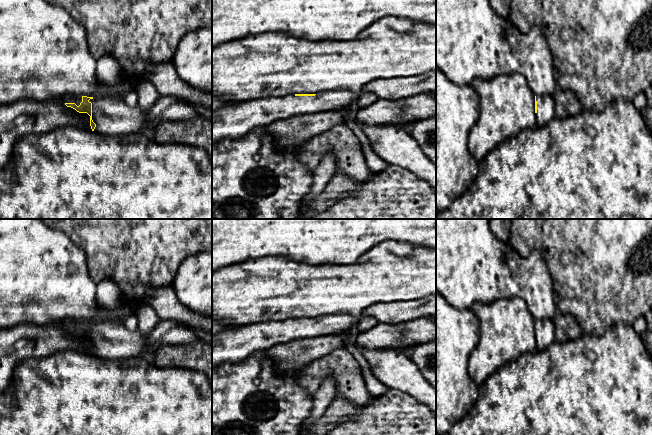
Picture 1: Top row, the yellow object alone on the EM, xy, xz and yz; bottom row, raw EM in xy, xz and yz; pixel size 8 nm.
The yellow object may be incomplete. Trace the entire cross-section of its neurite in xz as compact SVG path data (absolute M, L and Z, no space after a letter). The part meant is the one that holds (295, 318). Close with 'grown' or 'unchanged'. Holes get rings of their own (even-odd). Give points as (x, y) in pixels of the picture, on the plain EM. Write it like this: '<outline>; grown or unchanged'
M436 295L400 303L377 303L366 308L359 318L341 314L238 326L212 336L212 369L223 363L239 364L253 353L267 351L277 344L350 330L366 316L391 325L436 317Z; grown

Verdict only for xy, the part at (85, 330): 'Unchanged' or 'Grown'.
Grown

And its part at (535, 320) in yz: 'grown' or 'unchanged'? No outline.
grown

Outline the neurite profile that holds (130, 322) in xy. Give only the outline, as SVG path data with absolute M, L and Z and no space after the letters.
M136 314L122 315L120 318L106 318L106 319L89 319L90 324L98 322L113 322L114 324L123 325L129 331L137 331L138 329L138 319Z

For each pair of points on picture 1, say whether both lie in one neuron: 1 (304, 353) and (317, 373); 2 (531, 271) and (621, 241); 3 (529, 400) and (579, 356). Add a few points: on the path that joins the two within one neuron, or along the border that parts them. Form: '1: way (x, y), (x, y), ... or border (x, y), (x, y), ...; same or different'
1: border (331, 352), (313, 359), (298, 371); different
2: border (533, 250), (537, 250), (544, 259), (554, 288); different
3: way (541, 394), (567, 368); same

